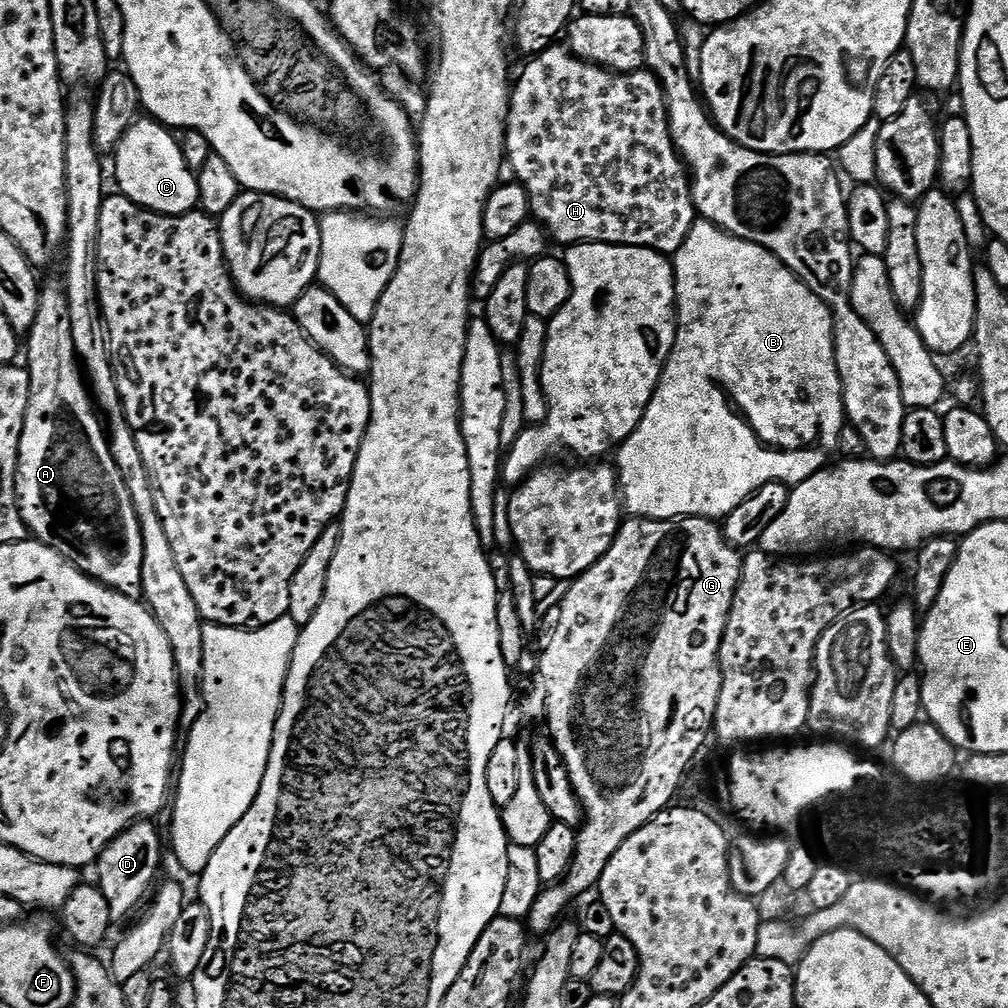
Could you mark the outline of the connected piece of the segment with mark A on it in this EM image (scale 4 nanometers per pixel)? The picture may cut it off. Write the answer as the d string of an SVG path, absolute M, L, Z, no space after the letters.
M45 287L41 291L38 318L26 336L26 352L27 348L30 398L26 406L26 422L20 439L16 471L16 500L20 503L20 516L35 539L57 548L75 568L82 570L92 580L121 592L123 596L139 597L142 592L144 539L138 514L134 510L124 475L114 462L109 437L102 427L89 385L82 375L74 334L70 330L68 297L61 289L59 292L56 288Z

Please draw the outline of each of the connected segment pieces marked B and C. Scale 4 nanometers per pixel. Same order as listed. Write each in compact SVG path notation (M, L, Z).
M700 218L693 224L688 237L674 254L678 327L670 358L664 364L656 392L648 404L642 422L618 449L618 479L623 507L632 518L646 520L679 520L682 516L701 516L723 521L746 498L767 484L795 486L829 463L828 455L840 447L840 435L846 427L844 405L838 402L836 355L832 345L832 310L794 275L773 252L749 240L731 236L716 224Z
M151 118L137 119L130 125L114 149L116 180L120 183L118 192L149 212L185 216L199 205L200 191L196 172L186 162L181 141L171 135L175 136L160 121Z

